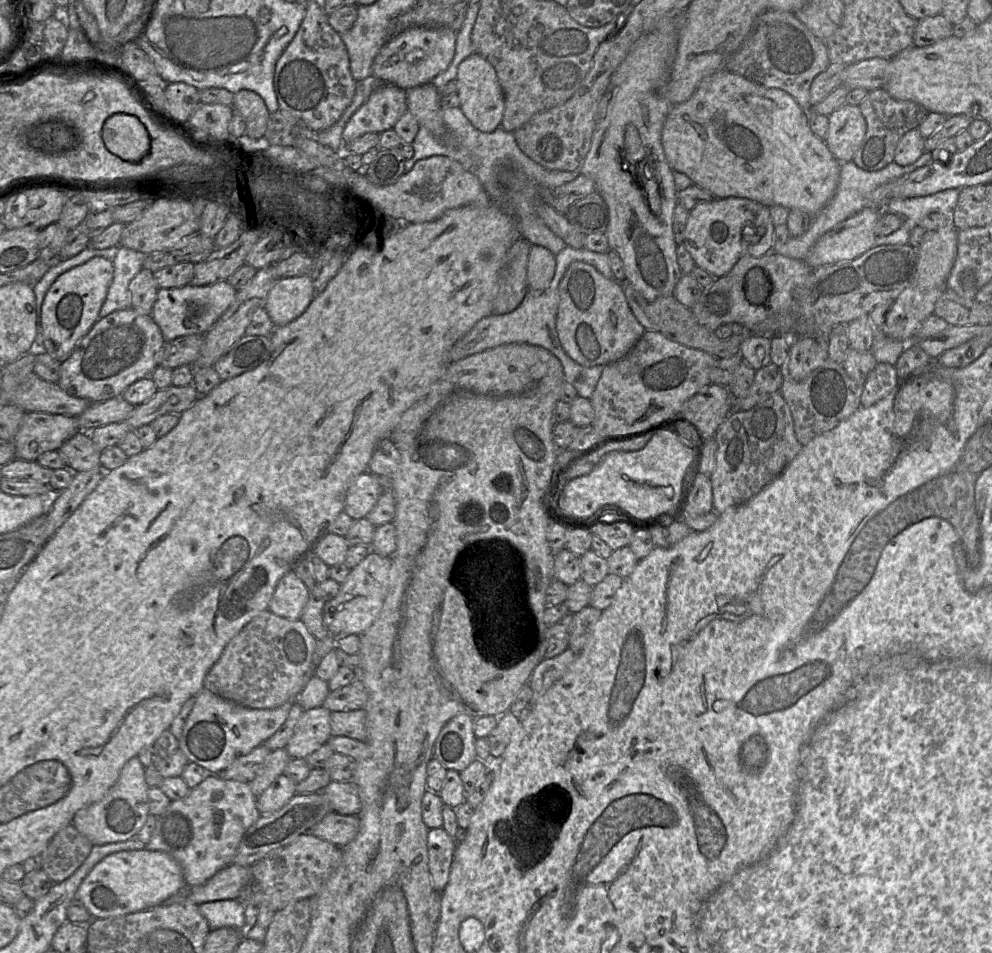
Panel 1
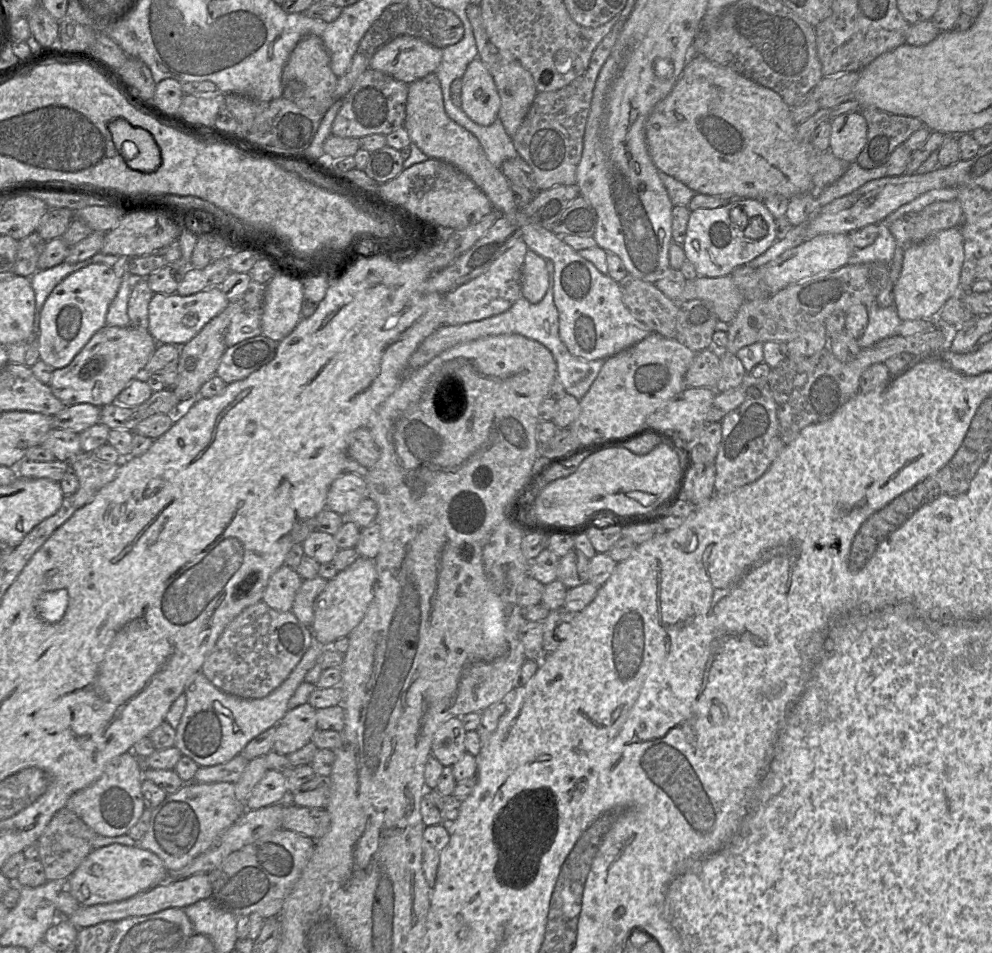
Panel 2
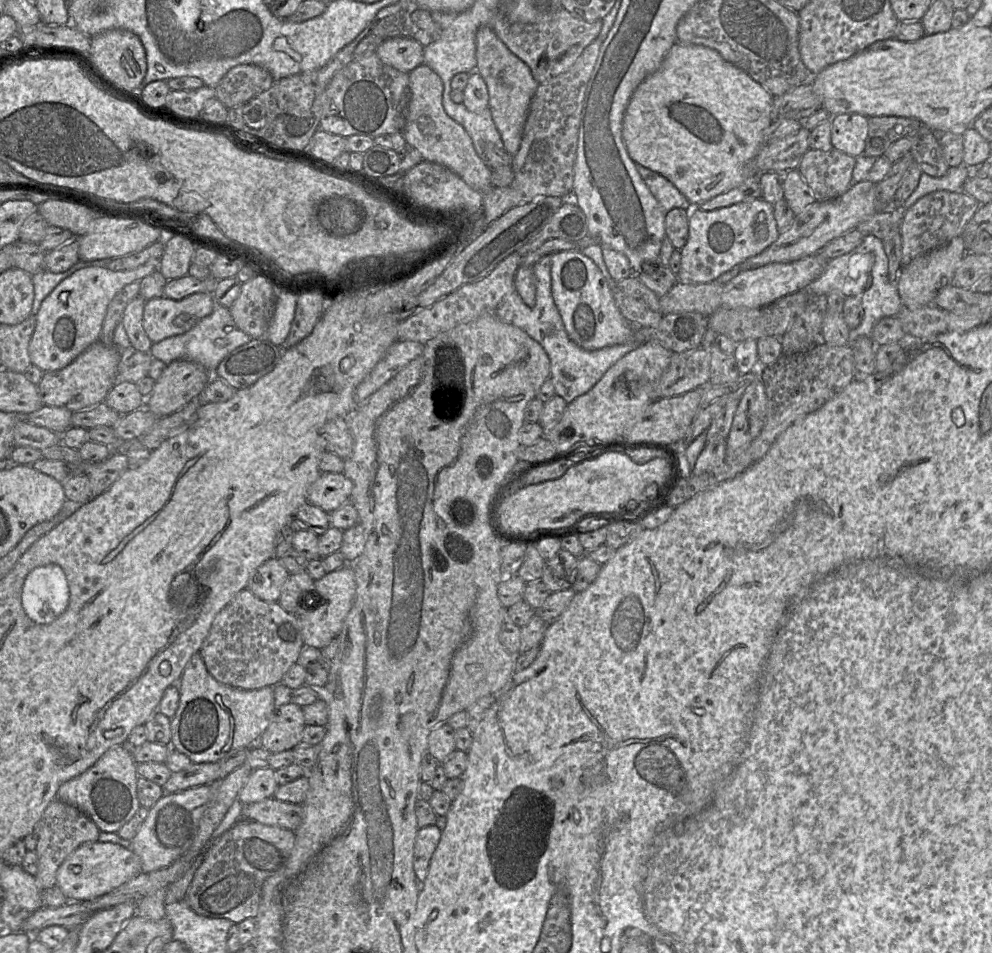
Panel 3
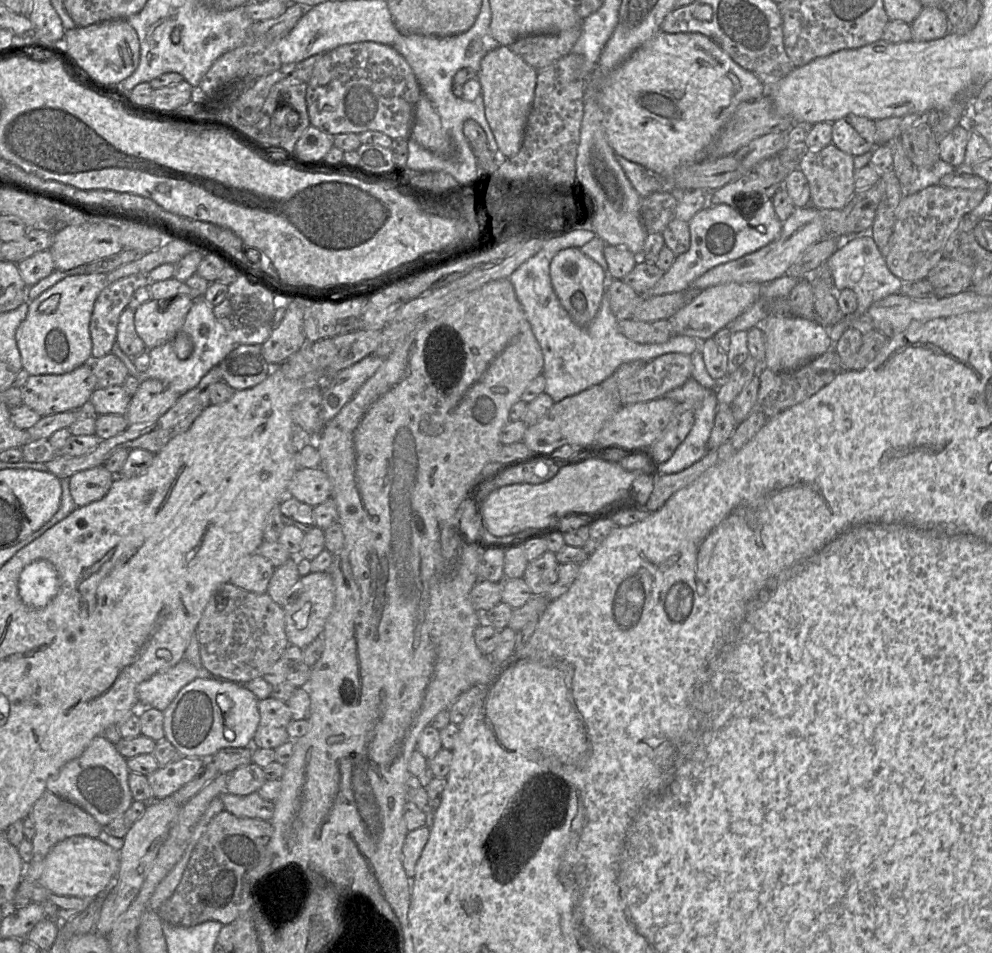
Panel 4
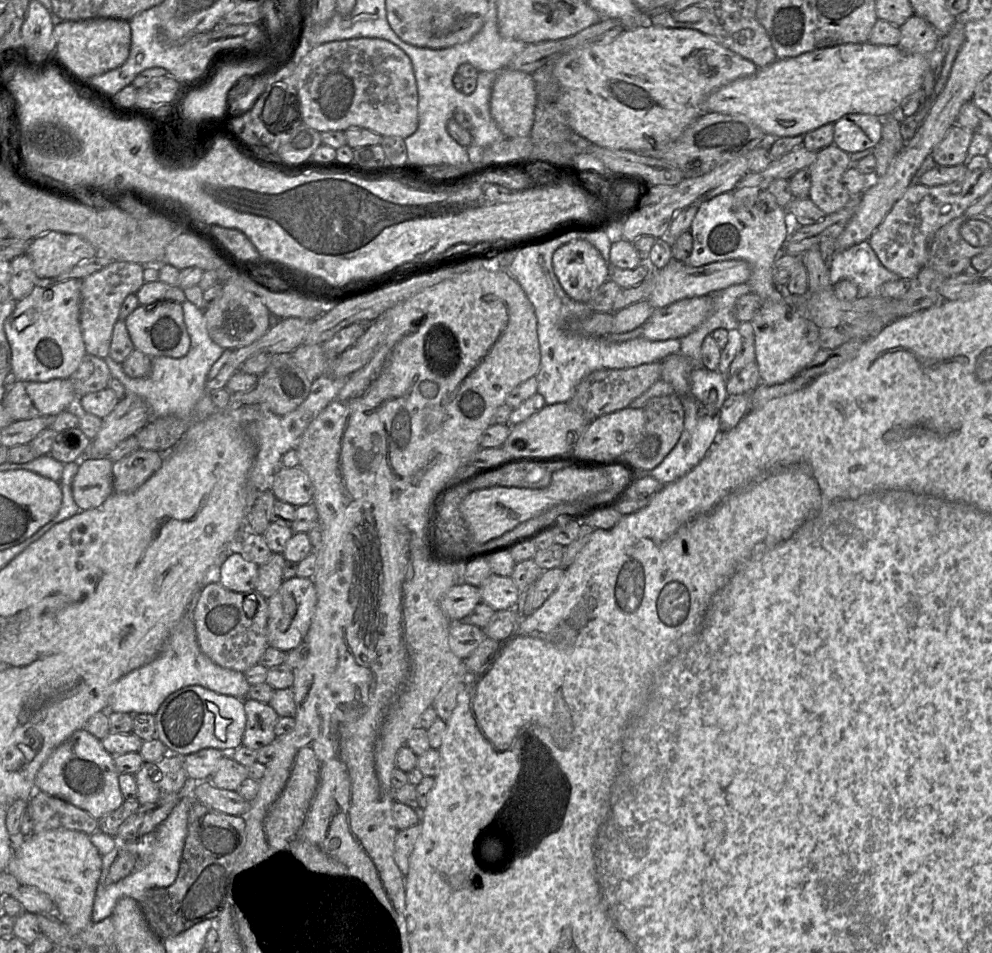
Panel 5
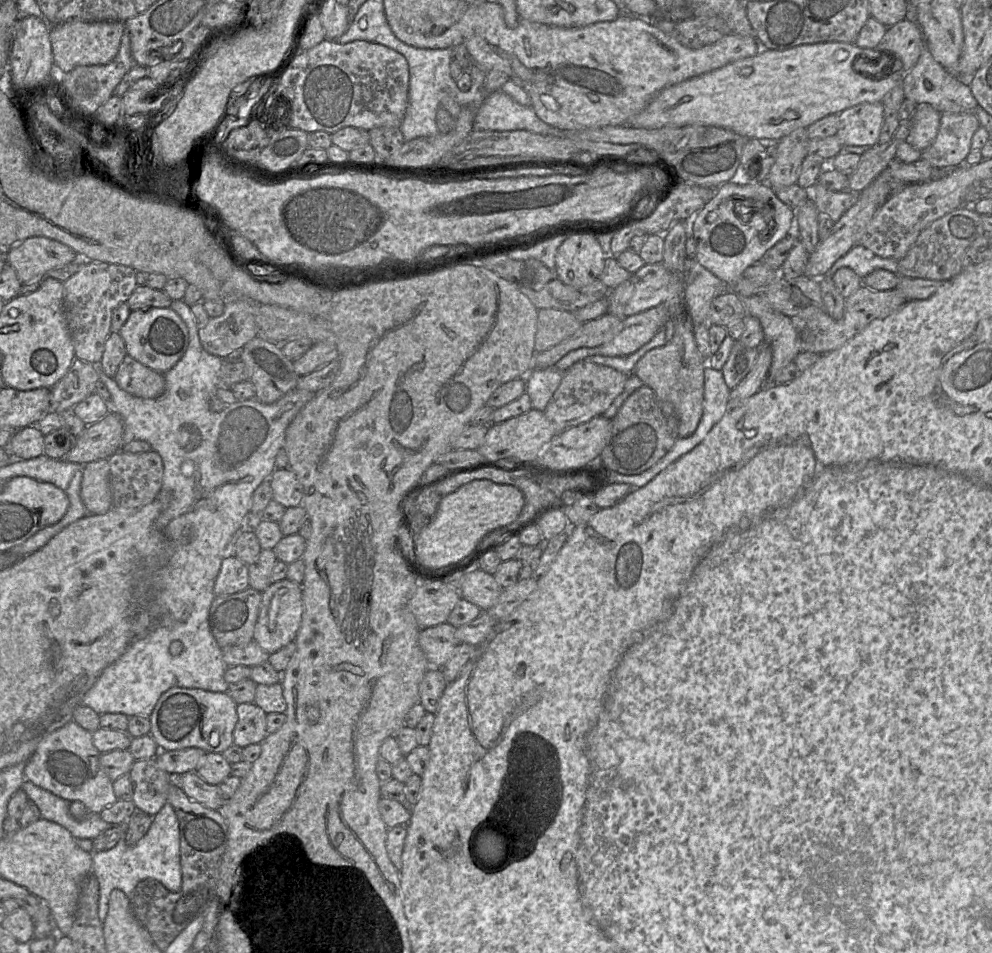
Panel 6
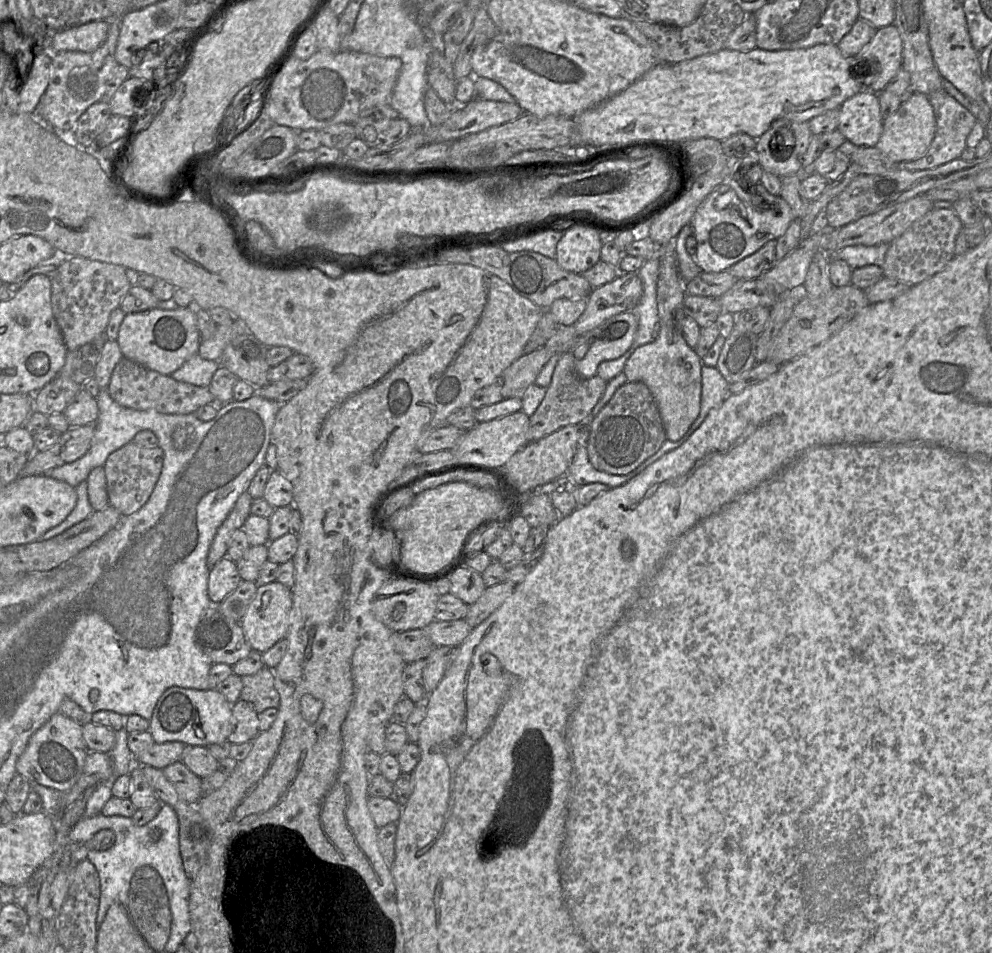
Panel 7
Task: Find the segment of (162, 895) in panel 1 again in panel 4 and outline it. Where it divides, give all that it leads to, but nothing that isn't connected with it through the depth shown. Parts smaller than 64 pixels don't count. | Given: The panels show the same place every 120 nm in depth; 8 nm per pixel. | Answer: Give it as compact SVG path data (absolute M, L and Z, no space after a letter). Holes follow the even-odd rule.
M72 836L57 843L48 853L39 883L54 895L93 898L116 879L120 867L119 851L87 836Z

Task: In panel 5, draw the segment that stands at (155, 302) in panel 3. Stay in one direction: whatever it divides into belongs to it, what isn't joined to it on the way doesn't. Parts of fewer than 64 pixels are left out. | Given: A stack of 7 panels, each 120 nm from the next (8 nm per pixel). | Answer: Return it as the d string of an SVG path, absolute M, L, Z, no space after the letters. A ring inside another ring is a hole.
M157 302L147 306L139 305L125 319L135 350L149 357L167 356L181 358L190 348L190 336L187 332L181 303Z

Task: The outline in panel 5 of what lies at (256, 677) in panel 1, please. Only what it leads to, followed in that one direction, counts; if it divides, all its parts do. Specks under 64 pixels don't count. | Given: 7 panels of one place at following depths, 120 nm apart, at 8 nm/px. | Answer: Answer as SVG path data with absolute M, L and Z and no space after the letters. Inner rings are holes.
M219 581L201 589L192 615L201 651L215 664L242 673L258 664L269 647L268 616L268 599L258 591L232 591Z

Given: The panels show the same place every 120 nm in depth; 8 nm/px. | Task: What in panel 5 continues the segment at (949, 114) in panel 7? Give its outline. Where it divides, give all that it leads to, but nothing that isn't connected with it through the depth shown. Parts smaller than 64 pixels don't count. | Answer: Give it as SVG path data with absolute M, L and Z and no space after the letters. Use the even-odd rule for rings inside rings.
M955 123L934 147L931 156L941 166L967 164L966 157L972 137L971 131Z

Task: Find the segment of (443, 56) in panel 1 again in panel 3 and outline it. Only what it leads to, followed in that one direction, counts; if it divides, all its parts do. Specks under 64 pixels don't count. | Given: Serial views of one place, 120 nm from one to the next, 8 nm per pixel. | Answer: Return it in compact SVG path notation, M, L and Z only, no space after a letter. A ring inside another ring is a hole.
M397 36L383 41L376 49L379 59L401 72L410 73L424 63L424 46L411 37Z

